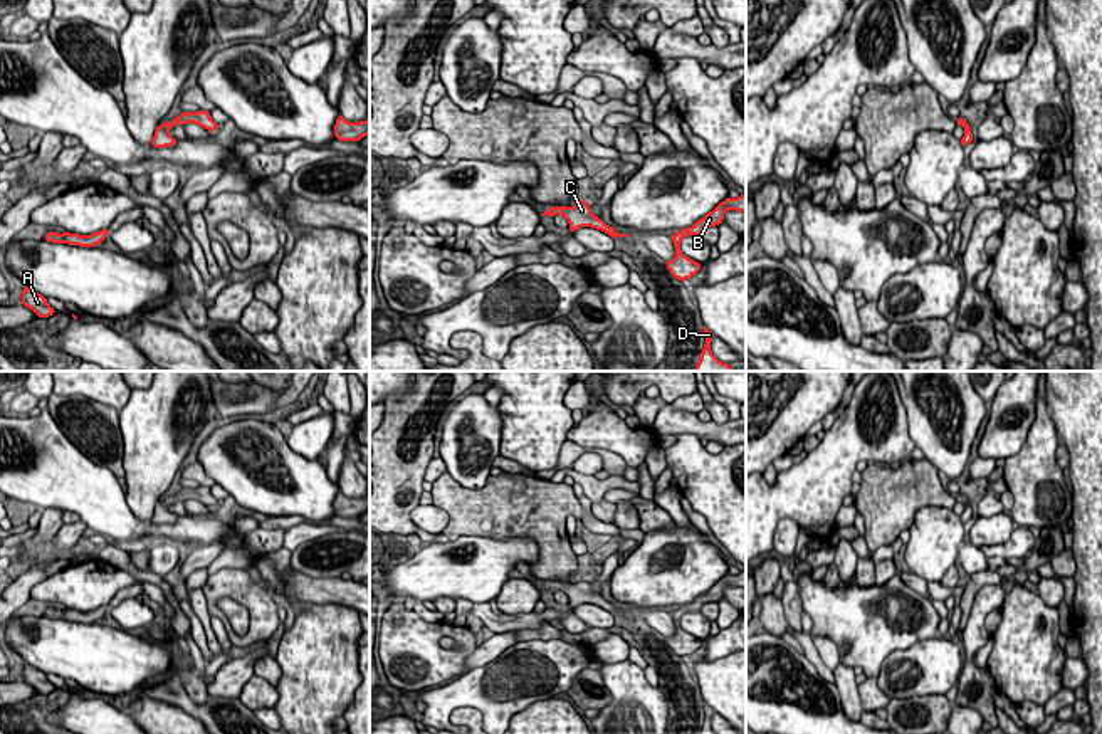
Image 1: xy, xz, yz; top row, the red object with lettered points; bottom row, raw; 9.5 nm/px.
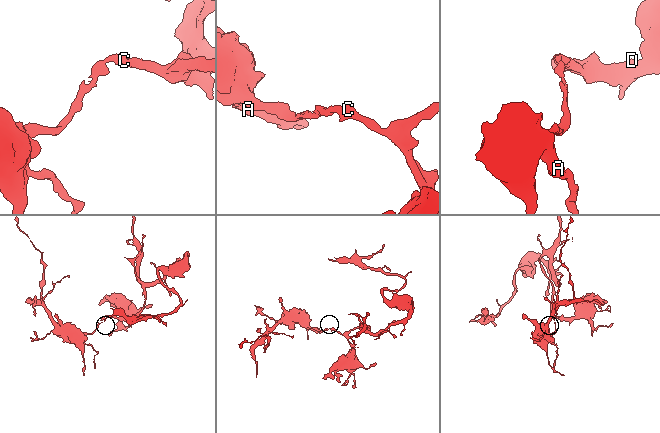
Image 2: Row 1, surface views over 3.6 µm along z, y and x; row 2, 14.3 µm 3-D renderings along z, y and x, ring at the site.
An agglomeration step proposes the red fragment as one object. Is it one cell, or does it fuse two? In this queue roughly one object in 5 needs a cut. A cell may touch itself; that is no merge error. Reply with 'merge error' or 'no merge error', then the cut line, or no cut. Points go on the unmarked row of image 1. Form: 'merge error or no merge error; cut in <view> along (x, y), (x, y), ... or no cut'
no merge error; no cut

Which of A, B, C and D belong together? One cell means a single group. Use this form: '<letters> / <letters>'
A B C D

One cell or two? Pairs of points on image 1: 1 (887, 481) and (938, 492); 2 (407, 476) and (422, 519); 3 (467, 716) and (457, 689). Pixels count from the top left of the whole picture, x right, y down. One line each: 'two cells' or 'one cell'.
1: one cell
2: two cells
3: two cells

